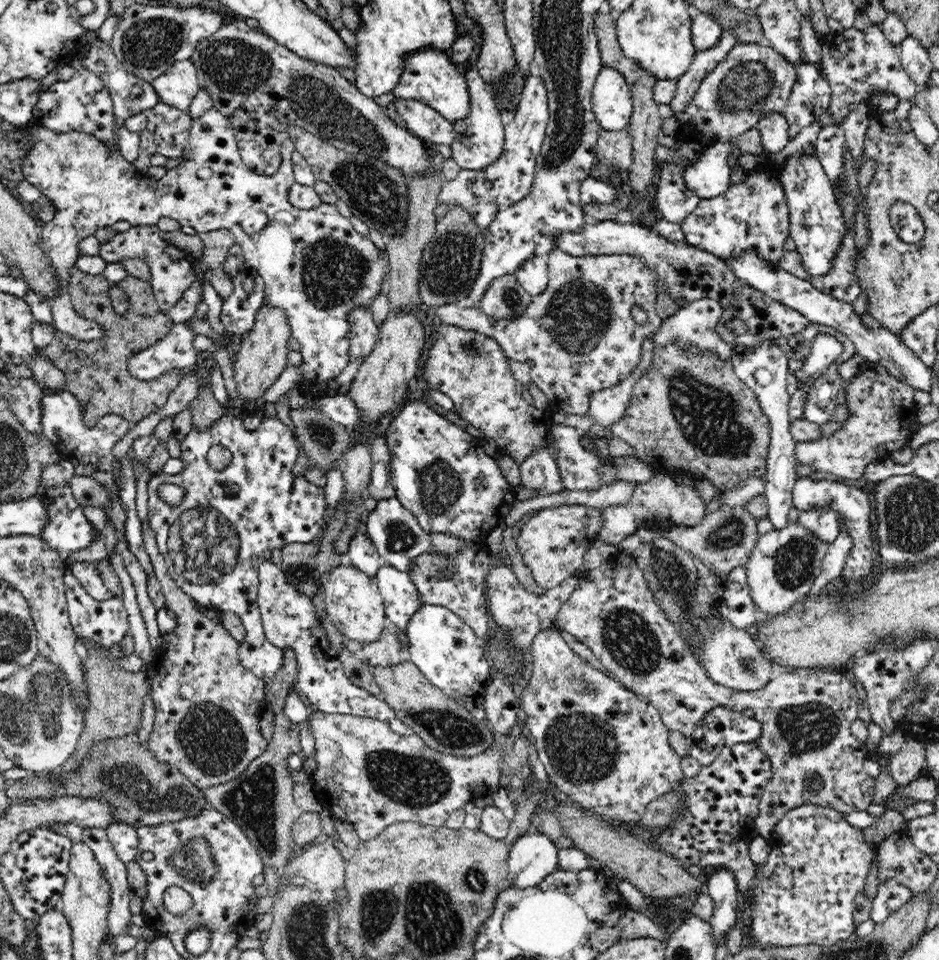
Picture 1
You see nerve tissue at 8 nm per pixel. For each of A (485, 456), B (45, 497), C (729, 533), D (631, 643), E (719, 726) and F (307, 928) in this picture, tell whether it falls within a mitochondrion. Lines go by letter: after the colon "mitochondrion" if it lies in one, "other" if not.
A: other
B: other
C: mitochondrion
D: mitochondrion
E: other
F: mitochondrion

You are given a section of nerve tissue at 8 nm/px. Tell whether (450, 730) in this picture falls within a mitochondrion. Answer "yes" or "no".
yes

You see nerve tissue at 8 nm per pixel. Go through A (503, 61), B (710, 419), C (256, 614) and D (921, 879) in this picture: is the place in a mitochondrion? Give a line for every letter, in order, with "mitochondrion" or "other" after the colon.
A: other
B: mitochondrion
C: other
D: other

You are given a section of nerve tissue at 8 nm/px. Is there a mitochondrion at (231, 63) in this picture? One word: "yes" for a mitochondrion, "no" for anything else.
yes

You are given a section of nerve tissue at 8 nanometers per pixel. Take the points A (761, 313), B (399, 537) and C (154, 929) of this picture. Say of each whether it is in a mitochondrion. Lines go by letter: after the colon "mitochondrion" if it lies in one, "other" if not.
A: other
B: mitochondrion
C: other

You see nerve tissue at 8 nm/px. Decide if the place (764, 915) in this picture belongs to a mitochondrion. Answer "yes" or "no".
no

